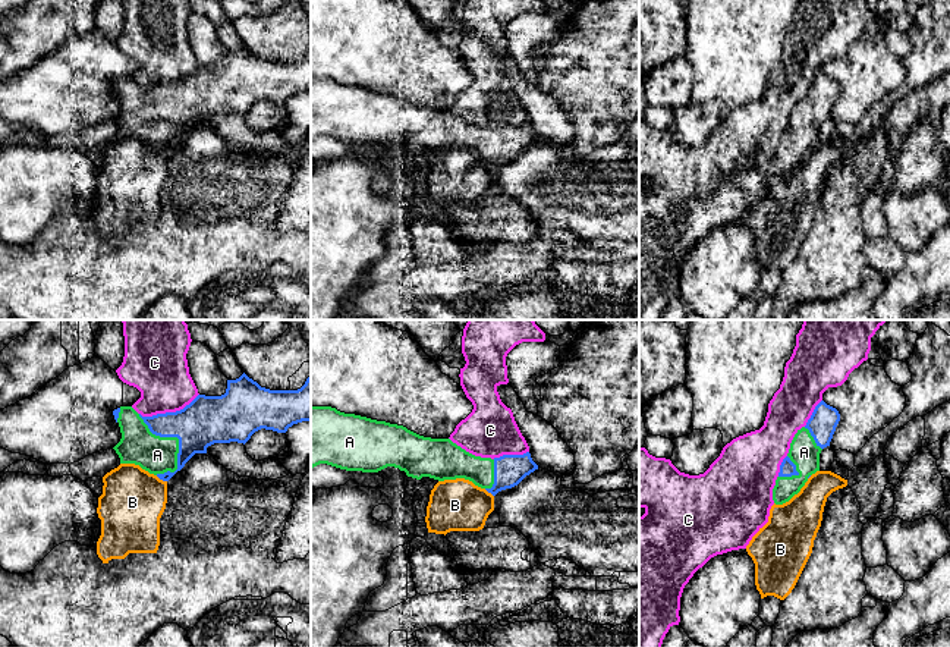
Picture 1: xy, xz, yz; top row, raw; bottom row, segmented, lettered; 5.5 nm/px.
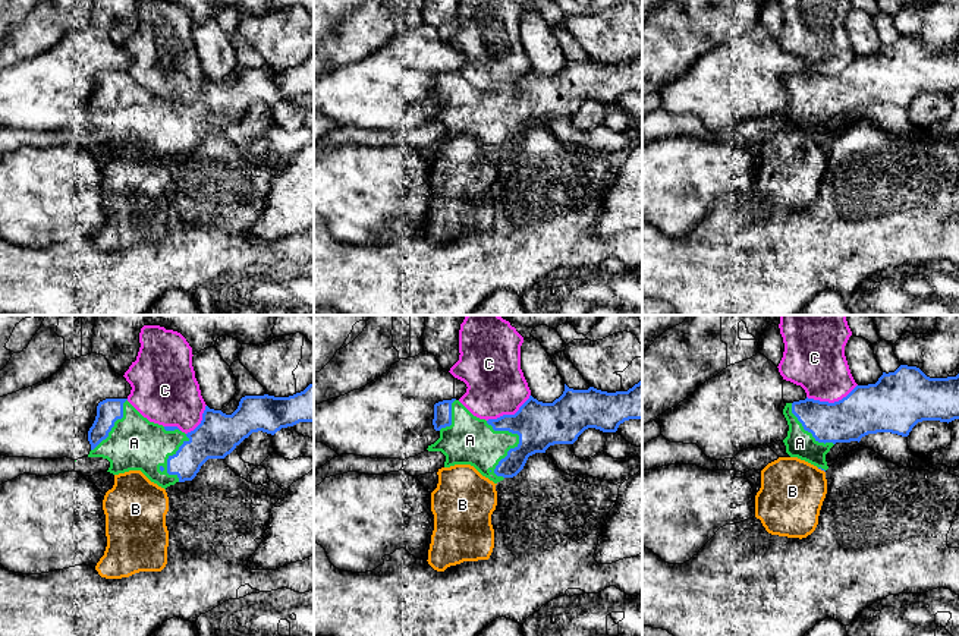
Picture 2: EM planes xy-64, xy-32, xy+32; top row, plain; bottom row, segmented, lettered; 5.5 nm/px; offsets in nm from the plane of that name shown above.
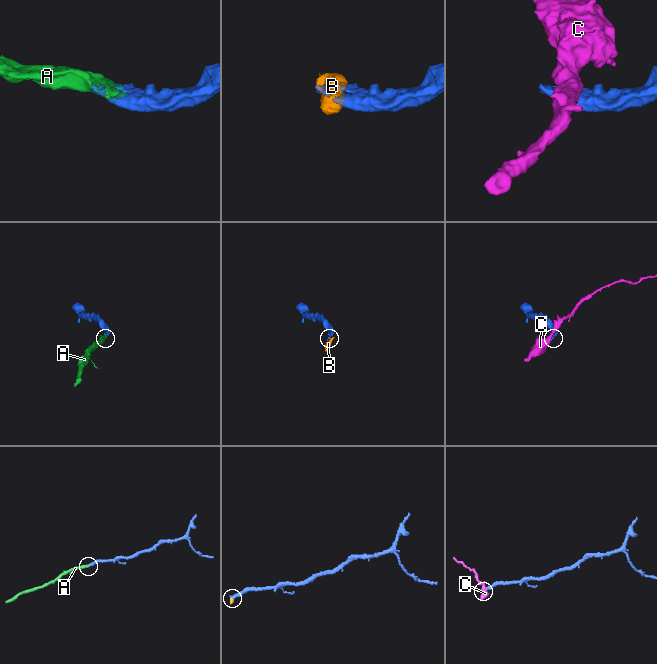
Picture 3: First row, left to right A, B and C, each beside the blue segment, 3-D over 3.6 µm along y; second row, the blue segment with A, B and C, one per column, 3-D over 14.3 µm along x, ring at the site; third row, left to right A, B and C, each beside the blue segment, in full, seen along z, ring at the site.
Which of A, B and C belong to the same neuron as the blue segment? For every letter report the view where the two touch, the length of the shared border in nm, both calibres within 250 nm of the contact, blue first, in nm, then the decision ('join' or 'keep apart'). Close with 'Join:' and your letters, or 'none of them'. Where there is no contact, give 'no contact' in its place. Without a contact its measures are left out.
A: contact in xy; length 380 nm; calibres 260 and 200 nm; join
B: contact in xy; length 70 nm; calibres 130 and 340 nm; keep apart
C: contact in xy; length 340 nm; calibres 260 and 320 nm; keep apart
Join: A

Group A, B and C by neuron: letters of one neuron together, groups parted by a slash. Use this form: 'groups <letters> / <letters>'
groups A / B / C

